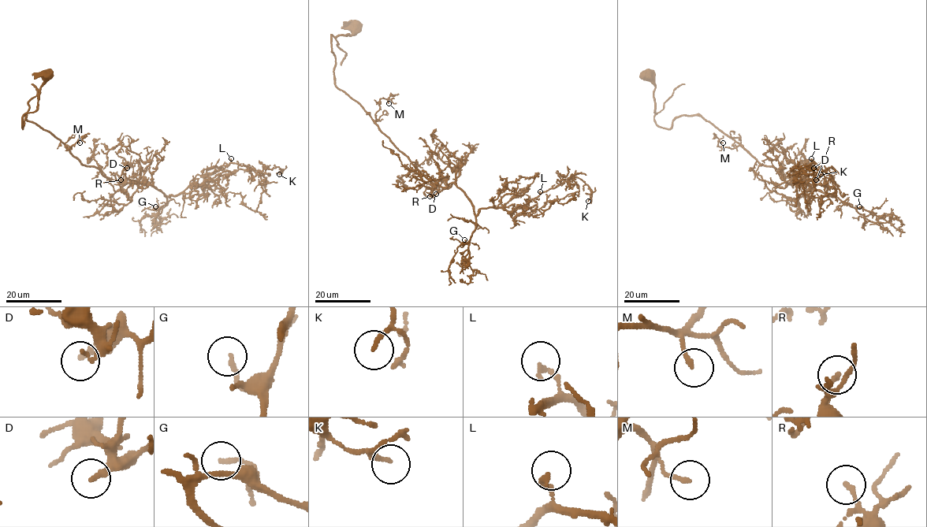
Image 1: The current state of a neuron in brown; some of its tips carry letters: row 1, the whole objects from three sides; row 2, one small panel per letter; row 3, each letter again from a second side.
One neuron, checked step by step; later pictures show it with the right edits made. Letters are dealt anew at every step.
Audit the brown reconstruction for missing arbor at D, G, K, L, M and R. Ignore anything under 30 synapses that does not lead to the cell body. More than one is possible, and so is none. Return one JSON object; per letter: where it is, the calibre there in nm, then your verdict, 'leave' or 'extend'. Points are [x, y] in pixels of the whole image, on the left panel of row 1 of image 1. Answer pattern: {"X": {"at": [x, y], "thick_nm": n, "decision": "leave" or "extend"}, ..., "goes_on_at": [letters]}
{"D": {"at": [127, 168], "thick_nm": 240, "decision": "leave"}, "G": {"at": [155, 206], "thick_nm": 160, "decision": "leave"}, "K": {"at": [279, 174], "thick_nm": 170, "decision": "leave"}, "L": {"at": [231, 158], "thick_nm": 180, "decision": "leave"}, "M": {"at": [80, 142], "thick_nm": 160, "decision": "leave"}, "R": {"at": [120, 179], "thick_nm": 150, "decision": "leave"}, "goes_on_at": []}

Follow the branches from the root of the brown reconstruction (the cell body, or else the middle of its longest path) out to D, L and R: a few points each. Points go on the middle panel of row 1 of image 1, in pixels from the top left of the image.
D: (357, 27), (351, 35), (332, 35), (334, 85), (360, 105), (431, 182), (442, 187), (453, 182), (436, 194)
L: (357, 27), (332, 35), (334, 85), (431, 182), (454, 183), (476, 215), (513, 213), (540, 191)
R: (357, 27), (351, 35), (332, 35), (334, 85), (360, 105), (432, 183), (429, 196)

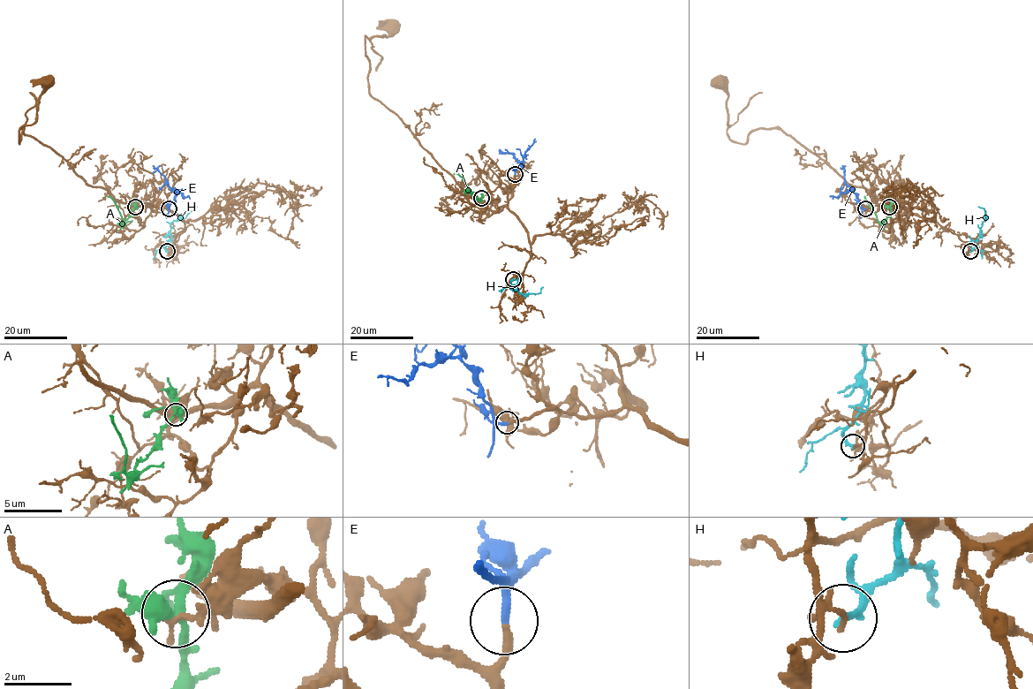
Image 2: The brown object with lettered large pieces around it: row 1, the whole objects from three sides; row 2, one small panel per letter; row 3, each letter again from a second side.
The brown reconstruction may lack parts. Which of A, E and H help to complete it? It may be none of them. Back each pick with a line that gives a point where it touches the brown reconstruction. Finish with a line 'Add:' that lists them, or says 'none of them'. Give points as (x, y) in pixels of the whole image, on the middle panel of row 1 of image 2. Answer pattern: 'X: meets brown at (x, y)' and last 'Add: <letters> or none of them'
E: meets brown at (515, 174)
Add: E

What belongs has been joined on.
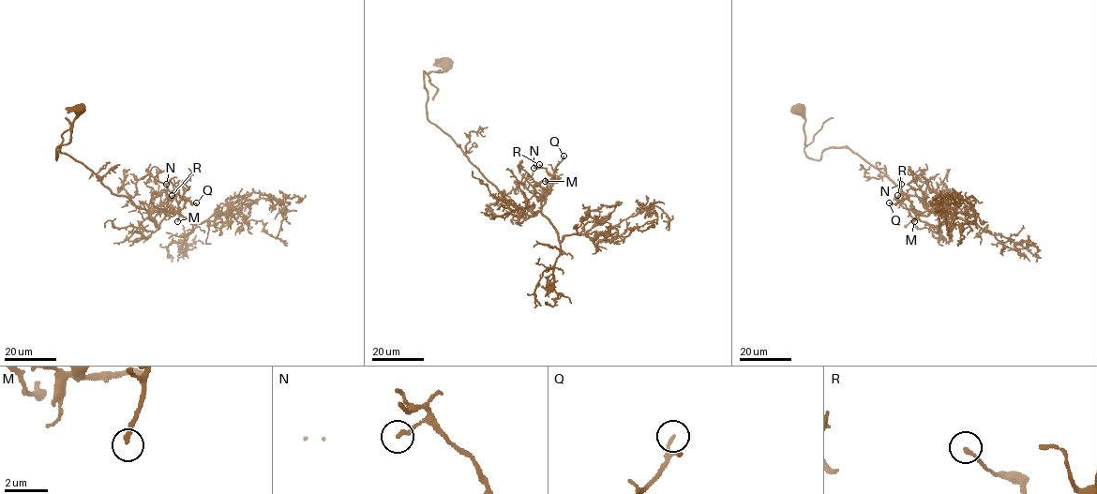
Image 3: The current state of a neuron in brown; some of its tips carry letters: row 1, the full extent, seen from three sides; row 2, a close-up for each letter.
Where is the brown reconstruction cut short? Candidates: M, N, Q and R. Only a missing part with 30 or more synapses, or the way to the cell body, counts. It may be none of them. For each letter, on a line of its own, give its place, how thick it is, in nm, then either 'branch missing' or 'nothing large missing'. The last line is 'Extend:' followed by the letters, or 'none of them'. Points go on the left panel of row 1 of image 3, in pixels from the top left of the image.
M: place (177, 221); calibre 190 nm; branch missing
N: place (166, 184); calibre 170 nm; nothing large missing
Q: place (196, 202); calibre 140 nm; nothing large missing
R: place (172, 195); calibre 160 nm; nothing large missing
Extend: M

